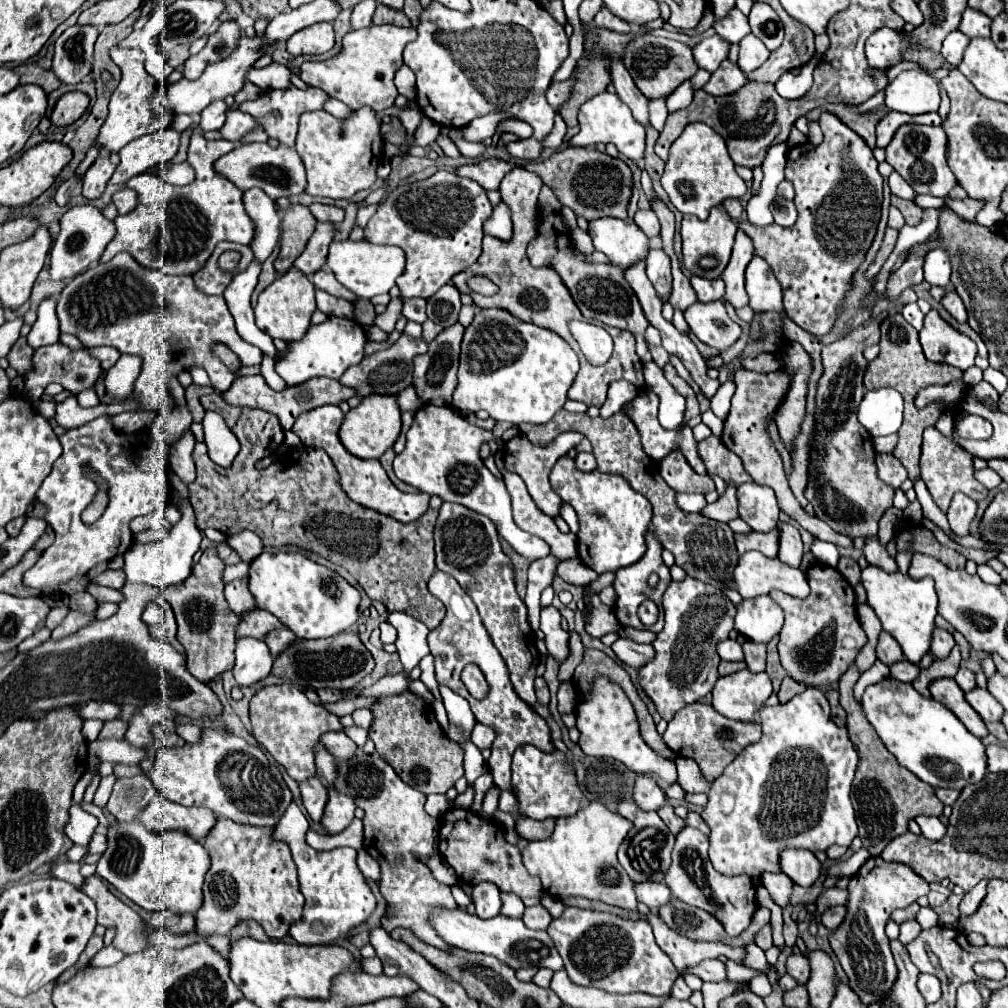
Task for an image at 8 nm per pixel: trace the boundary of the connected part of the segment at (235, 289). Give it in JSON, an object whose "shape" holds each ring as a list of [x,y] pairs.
{"shape":[[[251,262],[251,266],[245,270],[245,272],[239,272],[233,282],[227,286],[225,290],[225,300],[227,300],[227,306],[235,318],[235,324],[237,324],[237,332],[239,336],[261,348],[263,354],[275,358],[277,356],[277,350],[273,346],[273,338],[259,330],[255,326],[255,318],[253,318],[253,308],[251,308],[251,294],[255,290],[255,284],[257,284],[257,276],[261,272],[261,266]]]}

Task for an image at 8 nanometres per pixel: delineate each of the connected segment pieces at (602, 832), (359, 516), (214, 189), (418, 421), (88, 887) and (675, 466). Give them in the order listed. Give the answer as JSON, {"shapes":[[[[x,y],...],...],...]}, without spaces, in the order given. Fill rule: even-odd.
{"shapes":[[[[591,802],[589,806],[581,808],[575,816],[559,818],[551,838],[541,842],[529,842],[527,848],[521,852],[523,864],[531,876],[537,876],[541,880],[543,890],[555,898],[583,896],[625,910],[637,910],[635,882],[627,876],[627,872],[617,860],[619,844],[627,838],[627,832],[631,828],[633,824],[627,822],[623,816],[603,808],[603,804]],[[609,868],[615,868],[619,872],[617,886],[603,886],[599,880],[599,876]]],[[[205,406],[205,410],[215,410],[223,416],[239,438],[241,452],[229,468],[221,468],[207,456],[206,444],[196,442],[193,462],[197,466],[197,478],[187,488],[201,530],[215,528],[227,536],[251,530],[265,546],[297,546],[315,552],[345,568],[371,600],[385,604],[387,612],[405,612],[421,620],[429,630],[435,630],[441,624],[445,616],[443,602],[427,590],[427,580],[437,570],[433,552],[437,510],[429,508],[419,520],[405,524],[353,502],[341,488],[339,472],[323,450],[291,448],[269,468],[259,472],[253,464],[259,458],[273,454],[273,448],[279,448],[281,444],[281,438],[277,436],[283,436],[283,428],[277,416],[259,408]]],[[[195,132],[189,140],[189,150],[187,150],[187,162],[195,168],[195,174],[197,174],[191,184],[173,186],[173,184],[165,182],[159,174],[151,174],[151,172],[143,172],[141,176],[127,180],[125,186],[137,192],[139,202],[137,202],[137,208],[133,212],[115,218],[117,234],[107,244],[107,248],[101,256],[101,262],[111,260],[119,252],[129,252],[145,268],[161,270],[165,274],[195,274],[195,270],[199,270],[205,264],[205,260],[211,256],[217,242],[227,240],[227,242],[249,244],[255,228],[253,228],[253,222],[249,220],[249,216],[245,214],[245,208],[241,202],[243,192],[213,170],[213,162],[219,156],[231,152],[233,148],[235,148],[235,144],[231,144],[227,140],[207,140],[201,132]]],[[[425,404],[417,410],[413,426],[407,432],[405,450],[395,456],[395,462],[393,462],[395,476],[415,486],[417,490],[423,490],[427,494],[437,494],[445,502],[455,502],[473,512],[487,516],[495,524],[497,532],[529,562],[545,558],[551,554],[551,548],[547,548],[547,544],[541,538],[527,534],[525,530],[515,526],[511,518],[511,500],[507,496],[503,480],[497,480],[485,468],[479,456],[481,444],[489,440],[495,440],[497,446],[505,444],[491,430],[469,424],[463,418],[463,414],[457,412],[455,408]]],[[[99,876],[85,878],[81,890],[97,904],[97,924],[113,926],[117,930],[113,940],[115,948],[125,954],[135,954],[145,948],[145,928],[139,914],[123,904],[117,896],[113,896]]],[[[671,450],[663,458],[663,480],[675,490],[675,492],[689,492],[689,494],[707,494],[715,490],[715,482],[711,476],[699,476],[685,460],[685,456],[679,450]]]]}

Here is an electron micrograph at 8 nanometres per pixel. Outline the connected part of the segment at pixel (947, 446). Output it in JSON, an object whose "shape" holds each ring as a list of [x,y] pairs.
{"shape":[[[927,428],[923,432],[923,450],[921,450],[921,478],[927,484],[929,494],[933,496],[933,502],[947,512],[949,502],[953,498],[955,492],[963,492],[969,498],[981,502],[987,496],[987,488],[975,480],[973,476],[973,462],[971,462],[971,454],[959,446],[955,446],[951,440],[947,440],[937,428]]]}

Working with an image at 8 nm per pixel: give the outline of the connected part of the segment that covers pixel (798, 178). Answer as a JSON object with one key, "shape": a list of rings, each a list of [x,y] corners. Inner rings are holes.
{"shape":[[[831,112],[821,114],[821,130],[825,138],[819,146],[797,146],[787,152],[785,180],[789,180],[795,188],[795,206],[799,212],[797,222],[789,228],[775,223],[762,228],[753,226],[748,220],[738,225],[738,228],[753,238],[755,254],[763,256],[775,272],[783,288],[783,304],[787,316],[815,336],[831,332],[835,322],[835,310],[843,294],[849,290],[851,274],[863,262],[865,252],[875,238],[883,202],[883,176],[877,170],[877,160],[867,142]]]}

